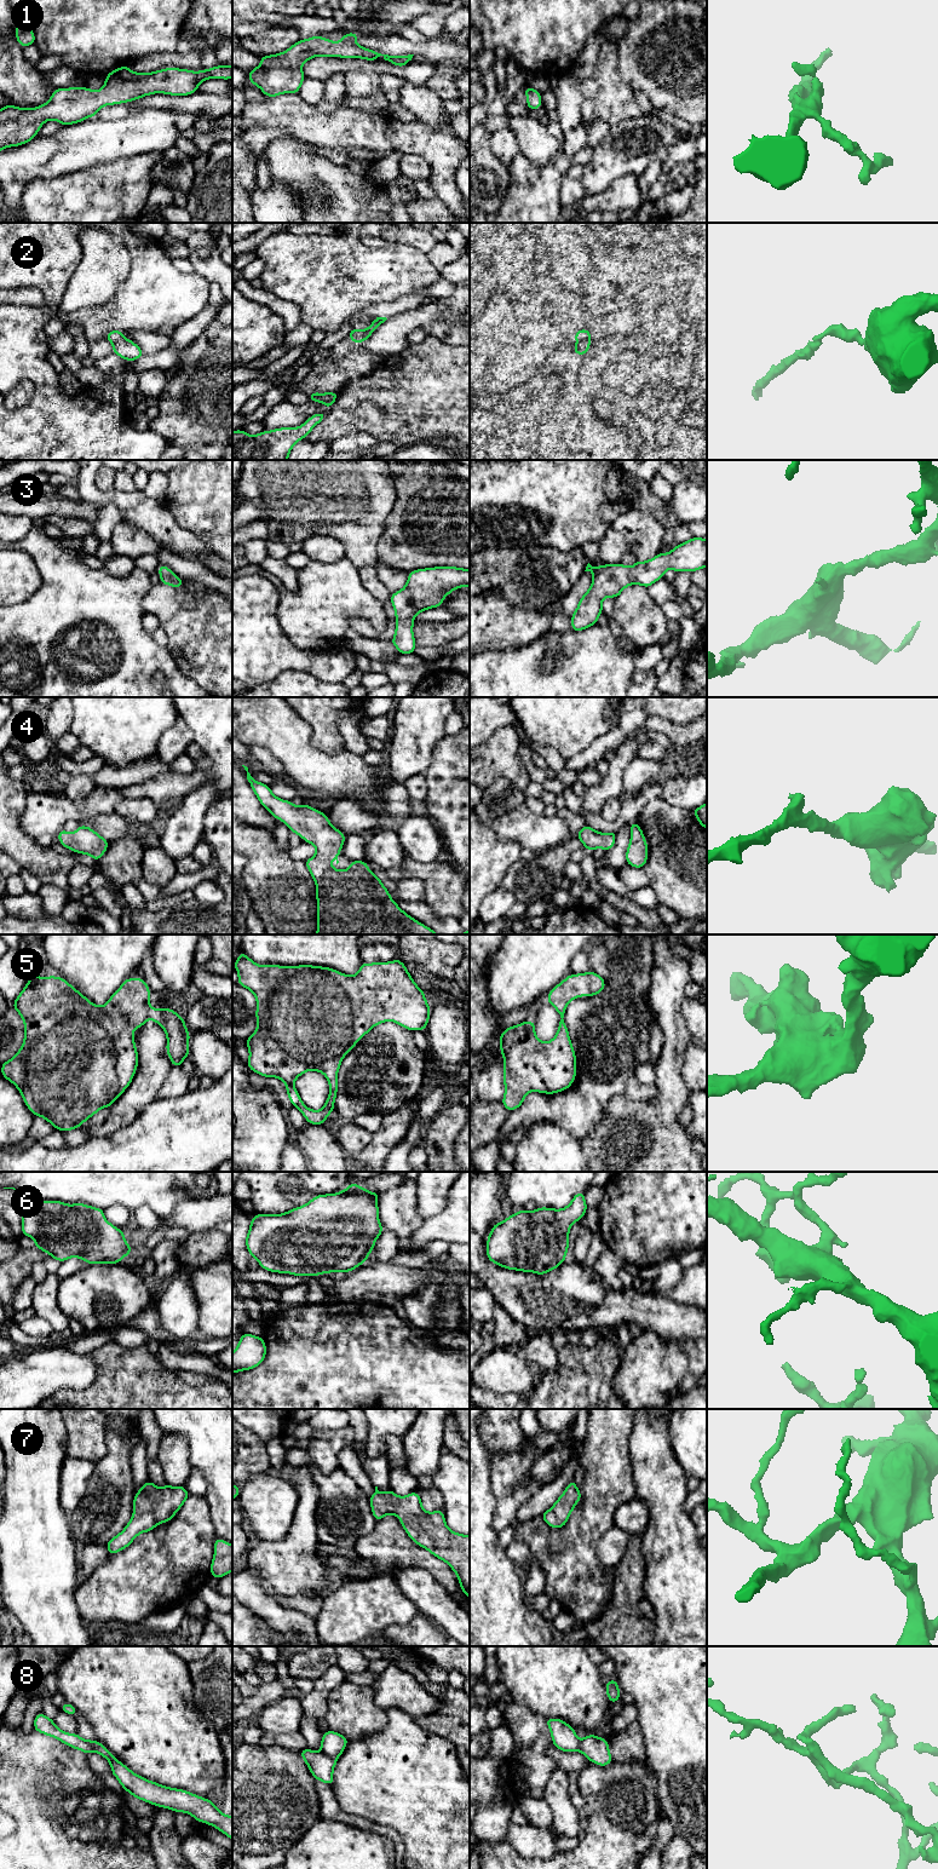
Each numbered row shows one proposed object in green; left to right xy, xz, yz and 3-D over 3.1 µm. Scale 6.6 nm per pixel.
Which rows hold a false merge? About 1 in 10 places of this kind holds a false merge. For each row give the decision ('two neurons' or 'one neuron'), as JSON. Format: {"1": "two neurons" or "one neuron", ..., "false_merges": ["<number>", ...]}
{"1": "one neuron", "2": "two neurons", "3": "one neuron", "4": "one neuron", "5": "one neuron", "6": "one neuron", "7": "one neuron", "8": "two neurons", "false_merges": ["2", "8"]}

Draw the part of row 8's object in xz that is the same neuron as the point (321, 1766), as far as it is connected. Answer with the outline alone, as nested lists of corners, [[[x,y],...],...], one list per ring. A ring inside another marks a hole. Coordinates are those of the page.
[[[311,1749],[300,1750],[303,1760],[306,1762],[311,1775],[323,1783],[333,1784],[333,1770],[336,1765],[336,1759],[326,1755],[322,1750],[315,1752]]]

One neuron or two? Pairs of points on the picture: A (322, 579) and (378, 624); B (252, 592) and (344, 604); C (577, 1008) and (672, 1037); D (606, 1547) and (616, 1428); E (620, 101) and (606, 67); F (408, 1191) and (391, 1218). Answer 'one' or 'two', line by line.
A: one
B: two
C: two
D: two
E: one
F: one

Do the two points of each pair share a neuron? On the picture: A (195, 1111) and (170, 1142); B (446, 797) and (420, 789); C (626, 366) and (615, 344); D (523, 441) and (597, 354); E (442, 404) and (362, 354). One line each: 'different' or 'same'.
A: same
B: different
C: different
D: different
E: different

